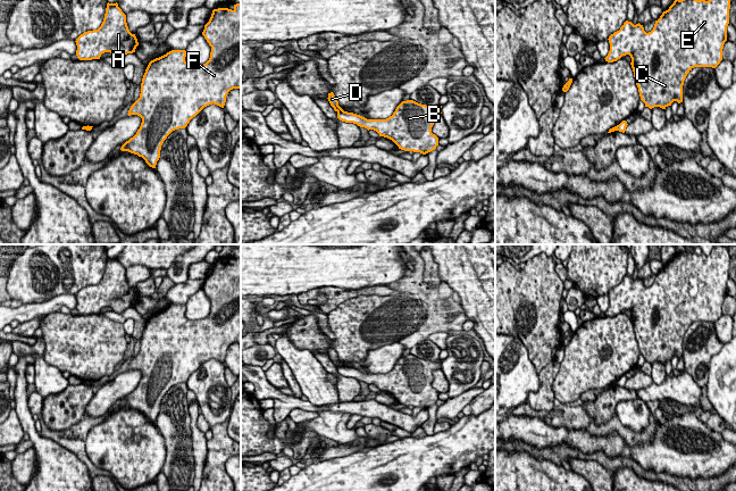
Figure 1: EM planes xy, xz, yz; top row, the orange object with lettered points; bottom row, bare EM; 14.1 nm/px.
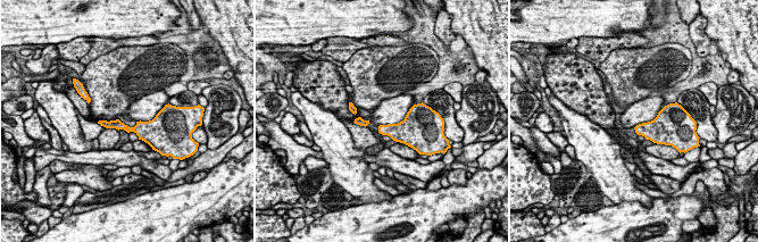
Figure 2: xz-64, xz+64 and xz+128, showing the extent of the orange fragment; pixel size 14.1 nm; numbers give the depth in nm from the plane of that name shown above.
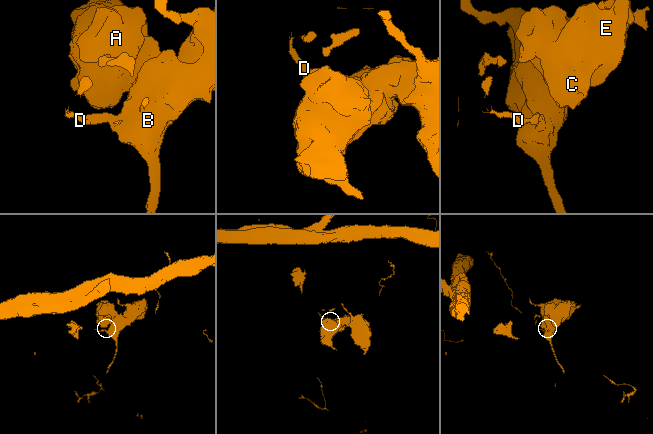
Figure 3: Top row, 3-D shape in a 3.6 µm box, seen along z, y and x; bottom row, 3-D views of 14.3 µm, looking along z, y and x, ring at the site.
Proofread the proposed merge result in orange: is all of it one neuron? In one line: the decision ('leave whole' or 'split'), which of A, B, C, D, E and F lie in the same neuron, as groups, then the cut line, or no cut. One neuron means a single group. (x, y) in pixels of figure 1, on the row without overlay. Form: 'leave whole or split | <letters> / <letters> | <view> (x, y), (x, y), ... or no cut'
split | A B C E F / D | xz (343, 365), (337, 367)

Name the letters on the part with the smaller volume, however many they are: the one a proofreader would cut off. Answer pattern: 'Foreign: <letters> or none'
Foreign: A, B, C, E, F

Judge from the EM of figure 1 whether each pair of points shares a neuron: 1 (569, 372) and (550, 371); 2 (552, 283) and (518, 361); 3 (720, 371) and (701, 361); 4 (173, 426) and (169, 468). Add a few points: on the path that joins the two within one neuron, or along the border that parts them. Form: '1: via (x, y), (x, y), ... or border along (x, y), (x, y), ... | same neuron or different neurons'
1: border along (560, 363), (560, 368), (552, 387), (554, 398) | different neurons
2: border along (507, 334), (517, 336), (525, 346), (535, 371) | different neurons
3: border along (724, 343), (710, 360), (708, 382), (705, 384) | different neurons
4: via (173, 437), (173, 458) | same neuron

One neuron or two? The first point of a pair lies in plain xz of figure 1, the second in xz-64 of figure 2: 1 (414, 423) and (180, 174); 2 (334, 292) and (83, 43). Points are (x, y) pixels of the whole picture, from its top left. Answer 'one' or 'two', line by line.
1: two
2: two

